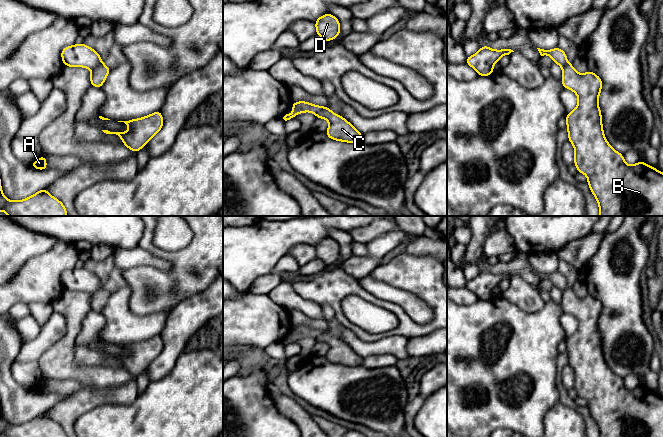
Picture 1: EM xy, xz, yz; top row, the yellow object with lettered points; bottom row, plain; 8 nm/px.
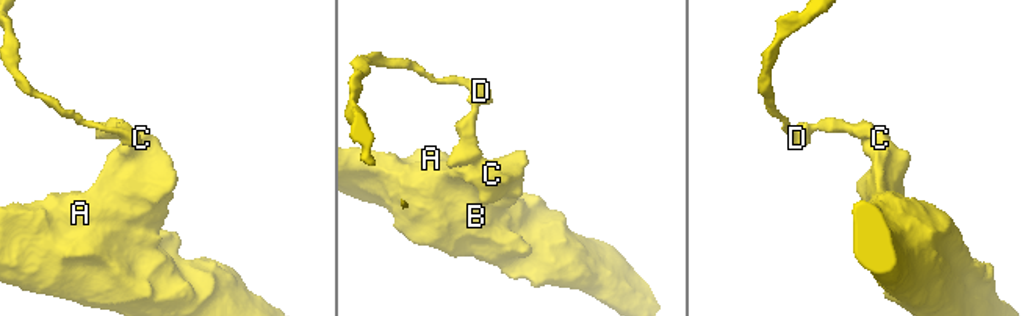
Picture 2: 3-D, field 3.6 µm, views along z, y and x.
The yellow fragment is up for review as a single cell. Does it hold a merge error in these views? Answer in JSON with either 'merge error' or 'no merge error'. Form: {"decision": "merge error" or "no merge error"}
{"decision": "merge error"}

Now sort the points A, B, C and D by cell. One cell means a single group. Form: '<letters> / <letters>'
A B C / D

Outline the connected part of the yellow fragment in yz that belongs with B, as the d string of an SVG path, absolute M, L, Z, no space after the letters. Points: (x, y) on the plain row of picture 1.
M572 288L562 291L563 311L578 320L577 331L566 338L568 365L574 370L574 389L585 398L591 417L599 428L599 437L663 437L663 397L645 386L627 389L623 378L613 373L605 362L598 329L602 304L588 294L579 298Z

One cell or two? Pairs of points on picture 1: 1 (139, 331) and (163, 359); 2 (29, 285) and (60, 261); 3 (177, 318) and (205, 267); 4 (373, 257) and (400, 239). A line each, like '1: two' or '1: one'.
1: two
2: one
3: two
4: one

